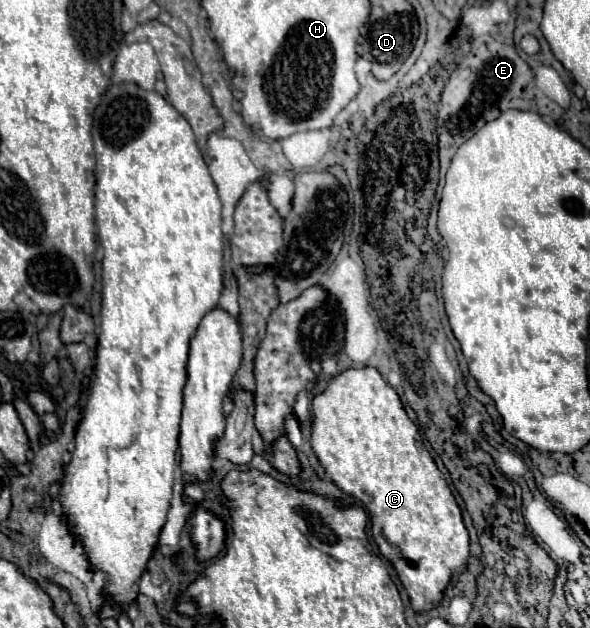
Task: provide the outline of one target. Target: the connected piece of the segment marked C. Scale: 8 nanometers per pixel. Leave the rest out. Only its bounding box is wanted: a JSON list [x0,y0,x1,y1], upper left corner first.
[310,367,470,611]

